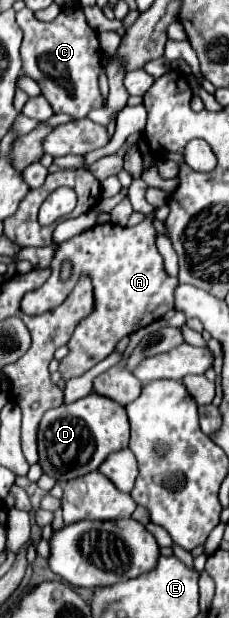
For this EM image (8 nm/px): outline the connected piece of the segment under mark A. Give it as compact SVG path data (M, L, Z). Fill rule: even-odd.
M149 213L141 223L133 227L119 227L115 223L95 225L67 239L59 245L59 251L55 253L55 259L51 263L51 277L41 285L41 289L25 293L25 297L21 299L23 313L41 315L65 301L65 297L75 287L79 275L91 275L95 289L95 311L89 315L89 321L81 321L69 341L71 353L61 361L59 367L65 381L69 377L79 377L89 371L115 349L119 339L153 323L155 317L159 319L175 307L173 291L177 289L179 281L163 271L163 259L155 247L153 217L155 213ZM63 261L73 263L73 275L67 281L61 279Z

